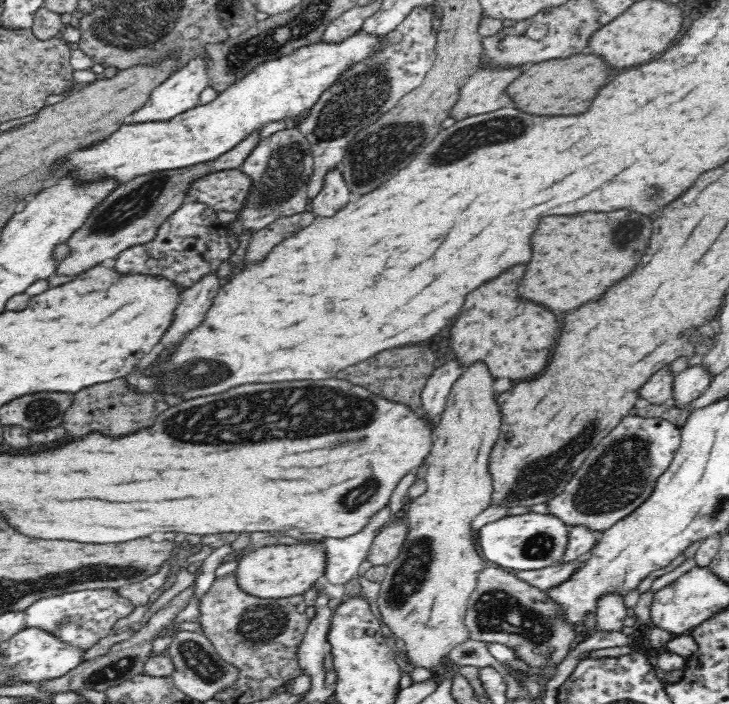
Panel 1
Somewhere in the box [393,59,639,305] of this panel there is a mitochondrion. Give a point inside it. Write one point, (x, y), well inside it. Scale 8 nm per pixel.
(464, 142)

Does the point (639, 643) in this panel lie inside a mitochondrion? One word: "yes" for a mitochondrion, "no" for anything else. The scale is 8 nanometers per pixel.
no

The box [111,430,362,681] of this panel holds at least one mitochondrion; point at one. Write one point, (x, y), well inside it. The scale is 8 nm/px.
(258, 625)

